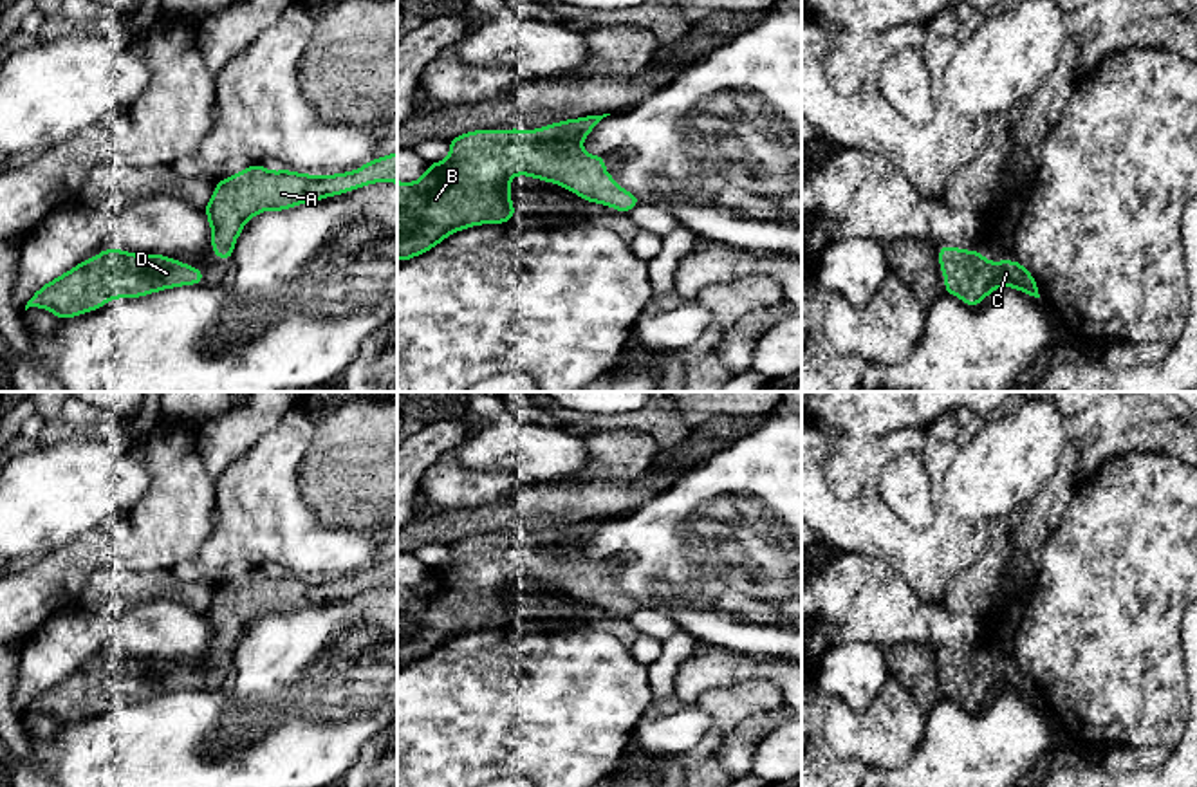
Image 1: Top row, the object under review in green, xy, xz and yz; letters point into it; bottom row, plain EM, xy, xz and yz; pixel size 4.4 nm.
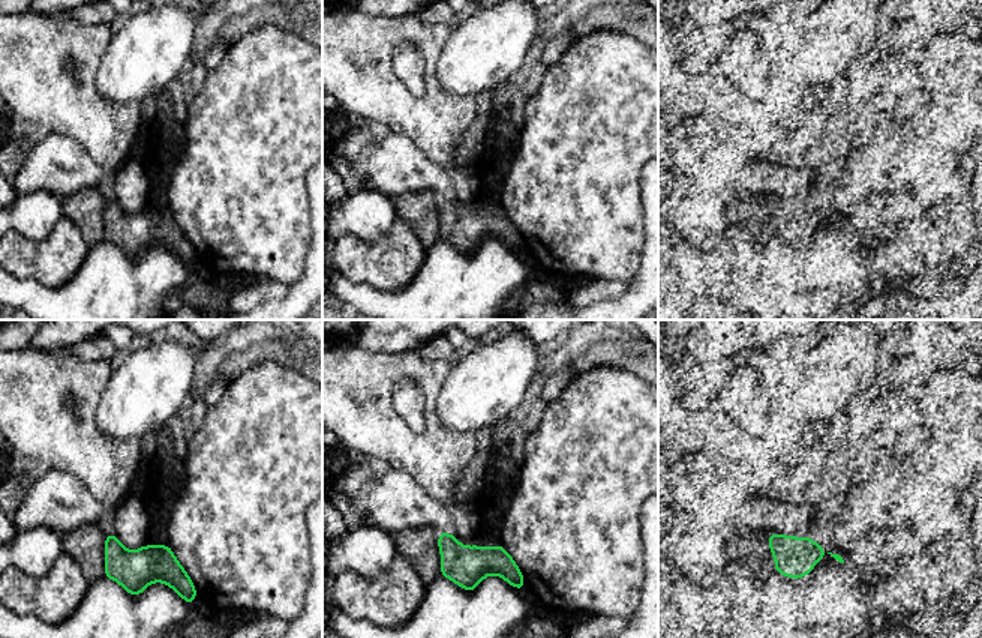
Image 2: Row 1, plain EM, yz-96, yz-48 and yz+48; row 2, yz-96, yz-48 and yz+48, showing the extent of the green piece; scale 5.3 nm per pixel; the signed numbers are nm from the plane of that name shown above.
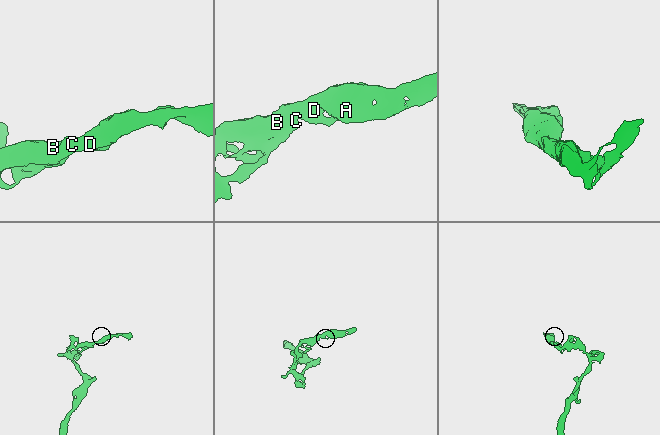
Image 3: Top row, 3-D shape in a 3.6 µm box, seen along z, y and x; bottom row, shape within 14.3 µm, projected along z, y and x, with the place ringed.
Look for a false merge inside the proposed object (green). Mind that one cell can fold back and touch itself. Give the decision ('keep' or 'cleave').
keep

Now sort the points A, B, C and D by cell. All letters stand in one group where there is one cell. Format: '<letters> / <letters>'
A B C D

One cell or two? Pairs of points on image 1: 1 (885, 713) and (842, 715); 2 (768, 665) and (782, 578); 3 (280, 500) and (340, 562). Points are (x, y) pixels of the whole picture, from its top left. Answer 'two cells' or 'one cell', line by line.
1: one cell
2: two cells
3: one cell

